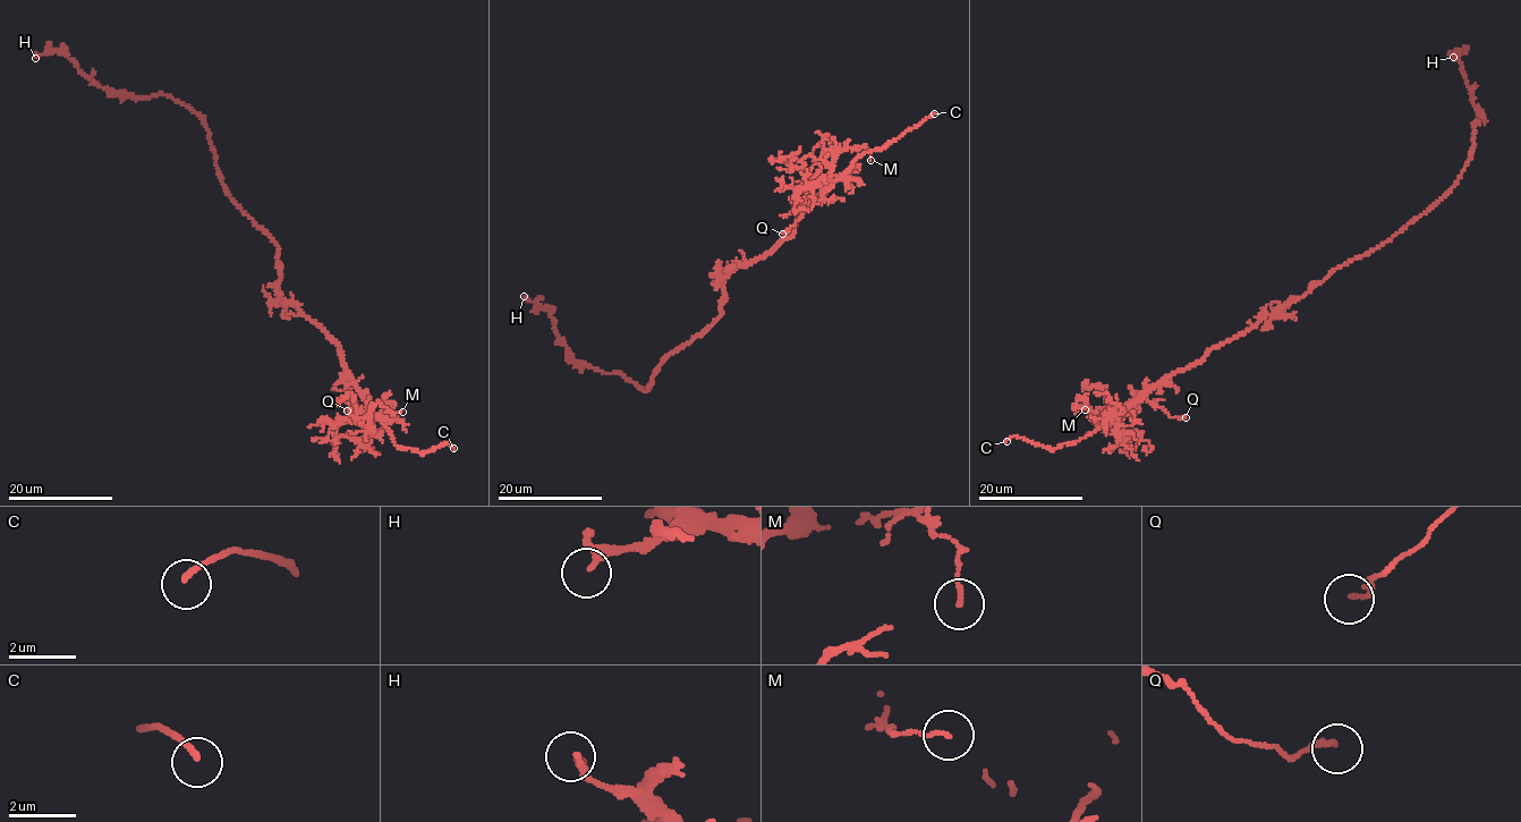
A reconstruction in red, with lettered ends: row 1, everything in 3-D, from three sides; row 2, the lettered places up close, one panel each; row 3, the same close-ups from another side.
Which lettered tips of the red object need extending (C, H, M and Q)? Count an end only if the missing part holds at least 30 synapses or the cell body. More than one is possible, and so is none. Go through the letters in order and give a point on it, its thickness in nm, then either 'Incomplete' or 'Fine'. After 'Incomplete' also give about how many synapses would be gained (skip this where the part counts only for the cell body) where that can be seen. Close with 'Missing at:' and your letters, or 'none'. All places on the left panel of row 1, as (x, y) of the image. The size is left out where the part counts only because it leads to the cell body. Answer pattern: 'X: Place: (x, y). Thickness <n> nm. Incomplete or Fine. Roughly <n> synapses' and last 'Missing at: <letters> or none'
C: Place: (453, 448). Thickness 170 nm. Incomplete
H: Place: (35, 58). Thickness 140 nm. Fine
M: Place: (402, 412). Thickness 110 nm. Fine
Q: Place: (347, 410). Thickness 140 nm. Fine
Missing at: C

